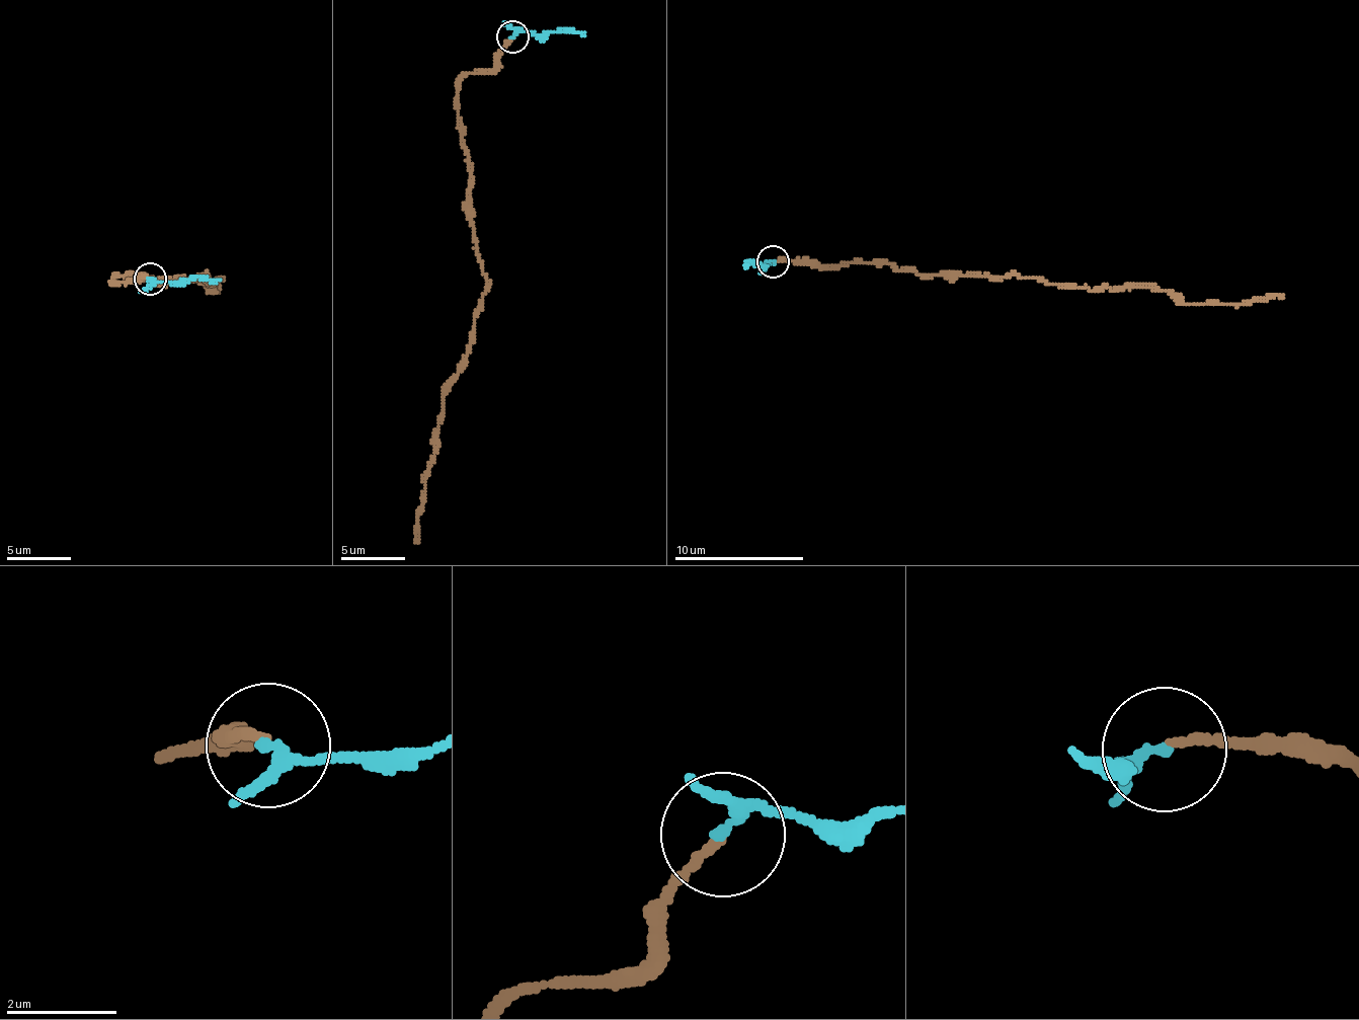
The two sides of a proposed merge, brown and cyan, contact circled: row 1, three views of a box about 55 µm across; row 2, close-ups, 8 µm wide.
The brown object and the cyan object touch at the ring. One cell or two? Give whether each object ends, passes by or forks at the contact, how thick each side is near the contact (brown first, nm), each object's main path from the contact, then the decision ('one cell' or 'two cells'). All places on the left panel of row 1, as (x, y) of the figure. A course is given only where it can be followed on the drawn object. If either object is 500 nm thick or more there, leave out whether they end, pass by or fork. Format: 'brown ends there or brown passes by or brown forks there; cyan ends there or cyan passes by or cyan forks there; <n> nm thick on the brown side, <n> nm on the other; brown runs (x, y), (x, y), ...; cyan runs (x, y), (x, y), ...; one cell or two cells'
brown ends there; cyan passes by; 150 nm thick on the brown side, 180 nm on the other; brown runs (151, 279), (112, 278), (202, 273), (212, 293), (221, 280); cyan runs (151, 279), (155, 282), (221, 280); two cells

